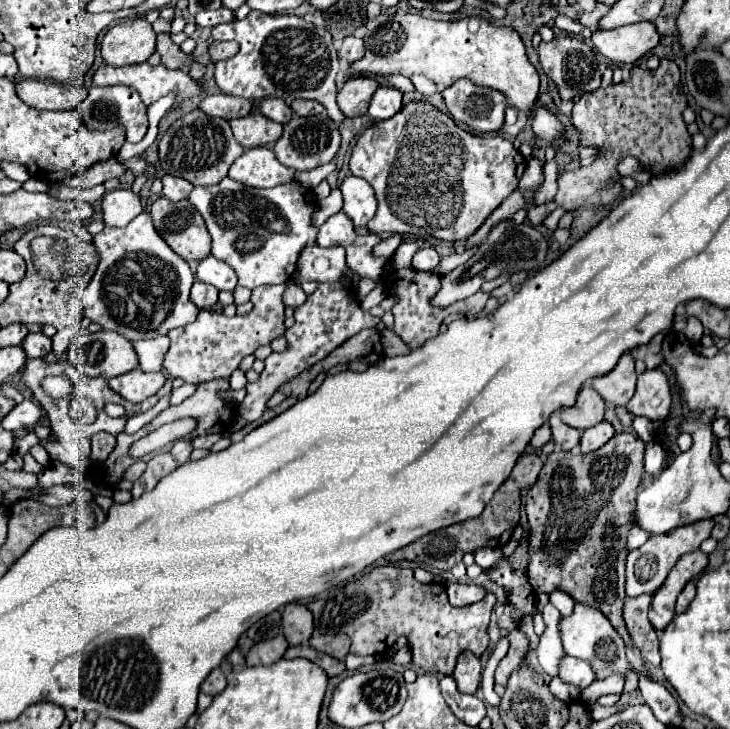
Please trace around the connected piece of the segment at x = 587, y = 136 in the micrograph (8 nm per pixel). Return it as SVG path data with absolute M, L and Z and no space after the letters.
M664 58L656 72L634 66L630 74L630 82L612 84L608 88L584 94L574 104L572 124L580 130L580 146L596 146L598 156L588 168L578 168L558 178L556 198L528 210L528 220L532 226L538 228L542 220L558 206L566 210L576 210L578 206L612 206L620 196L622 186L618 182L608 182L620 178L616 164L624 156L634 156L650 174L664 174L666 170L678 168L688 158L692 150L692 136L682 120L682 110L688 102L680 88L680 70L676 62Z

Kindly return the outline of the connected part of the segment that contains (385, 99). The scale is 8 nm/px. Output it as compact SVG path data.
M380 86L370 100L368 114L374 120L386 120L392 118L400 108L402 108L402 92L392 86Z

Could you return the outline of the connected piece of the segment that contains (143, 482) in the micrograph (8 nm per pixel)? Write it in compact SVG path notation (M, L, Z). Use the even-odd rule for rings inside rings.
M162 452L156 454L152 460L148 460L148 466L144 470L144 474L134 482L132 486L132 496L140 498L144 492L154 490L156 484L160 482L160 478L164 478L166 474L170 474L172 470L176 470L180 464L174 460L174 456L170 452Z

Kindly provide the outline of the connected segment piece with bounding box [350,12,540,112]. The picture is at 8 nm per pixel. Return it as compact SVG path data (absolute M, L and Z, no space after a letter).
M380 14L366 22L370 36L364 38L366 54L352 64L350 76L388 76L388 74L424 74L440 88L448 88L458 78L470 78L474 84L504 92L516 110L532 110L540 80L536 68L528 62L524 44L514 28L496 26L484 18L470 16L456 22L438 22L420 14Z

